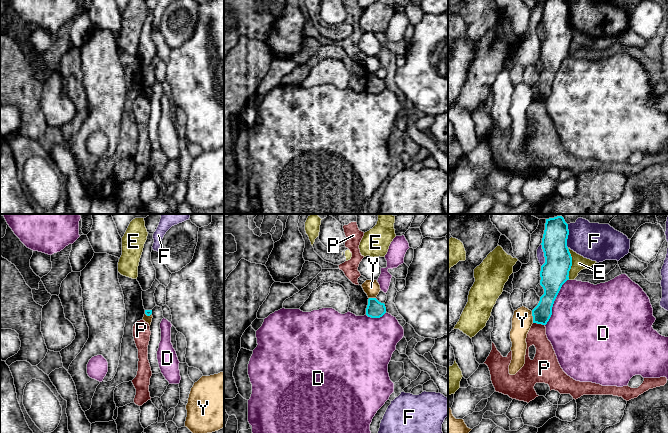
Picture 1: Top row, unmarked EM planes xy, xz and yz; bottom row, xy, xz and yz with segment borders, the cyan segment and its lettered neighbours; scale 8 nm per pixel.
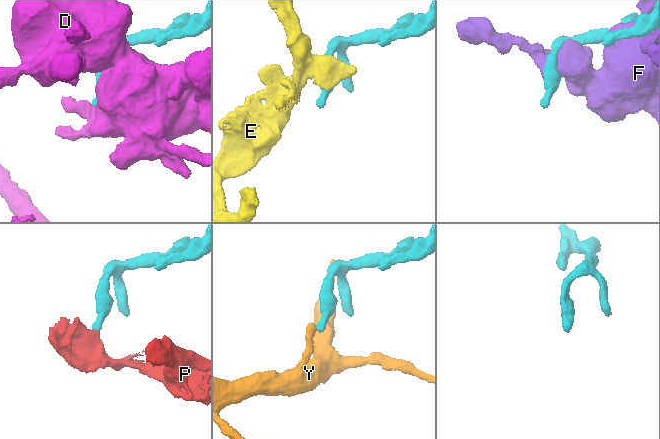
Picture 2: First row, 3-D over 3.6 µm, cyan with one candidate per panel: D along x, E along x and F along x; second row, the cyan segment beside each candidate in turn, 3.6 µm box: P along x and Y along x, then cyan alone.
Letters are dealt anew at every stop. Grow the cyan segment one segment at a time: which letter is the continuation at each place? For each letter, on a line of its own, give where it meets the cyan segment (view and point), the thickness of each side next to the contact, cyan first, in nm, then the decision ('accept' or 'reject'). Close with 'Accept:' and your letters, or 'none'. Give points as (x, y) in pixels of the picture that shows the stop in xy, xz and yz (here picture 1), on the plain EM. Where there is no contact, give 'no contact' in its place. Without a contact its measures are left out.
D: yz (553, 78) | 220/500 nm | reject
E: yz (571, 40) | 220/120 nm | reject
F: yz (567, 12) | 220/300 nm | reject
P: yz (539, 99) | 150/150 nm | reject
Y: yz (533, 93) | 150/170 nm | reject
Accept: none

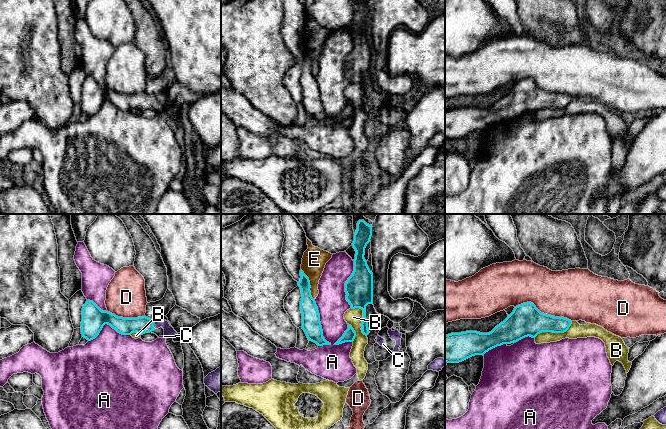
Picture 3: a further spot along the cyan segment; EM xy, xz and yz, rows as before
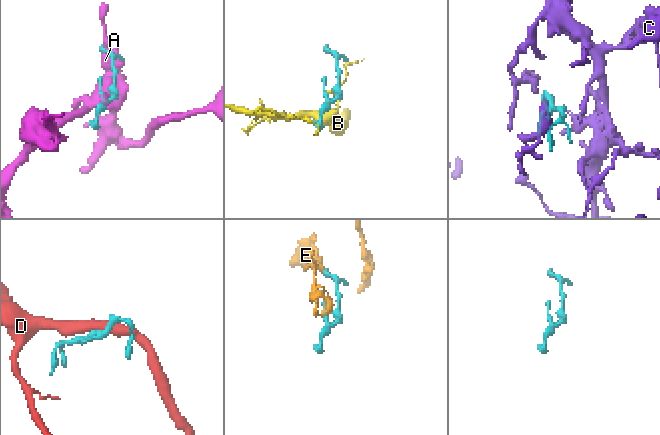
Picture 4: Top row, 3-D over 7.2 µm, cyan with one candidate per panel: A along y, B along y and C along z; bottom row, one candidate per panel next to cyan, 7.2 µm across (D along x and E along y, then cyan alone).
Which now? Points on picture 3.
A: xz (320, 98) | 150/240 nm | reject
B: yz (554, 108) | 260/120 nm | reject
C: xy (153, 101) | 140/80 nm | accept
D: yz (543, 89) | 260/380 nm | reject
E: xz (309, 60) | 140/190 nm | reject
Accept: C

